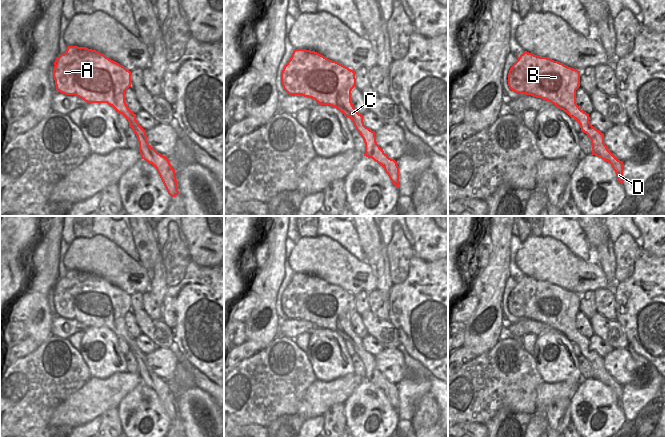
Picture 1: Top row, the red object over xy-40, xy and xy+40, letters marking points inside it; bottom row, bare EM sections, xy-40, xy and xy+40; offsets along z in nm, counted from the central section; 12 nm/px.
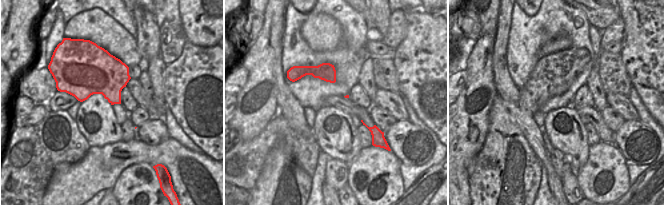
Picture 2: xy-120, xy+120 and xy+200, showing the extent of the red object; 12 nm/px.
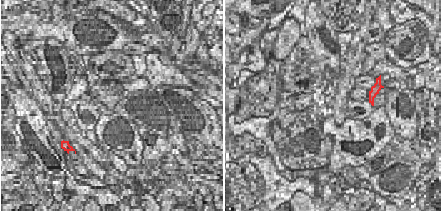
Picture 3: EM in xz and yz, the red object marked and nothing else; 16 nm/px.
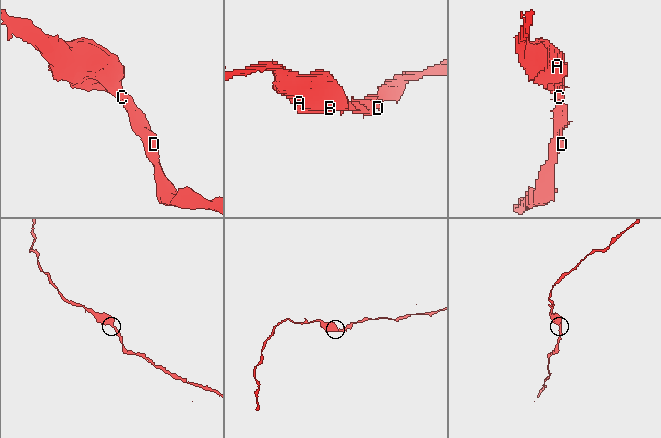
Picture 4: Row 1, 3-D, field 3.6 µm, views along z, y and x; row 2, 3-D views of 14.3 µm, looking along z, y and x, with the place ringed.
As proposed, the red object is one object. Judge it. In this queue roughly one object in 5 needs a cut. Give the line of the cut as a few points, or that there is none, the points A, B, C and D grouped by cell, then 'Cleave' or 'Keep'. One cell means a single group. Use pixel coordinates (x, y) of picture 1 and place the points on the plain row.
No split. Groups: A B C D. Keep.

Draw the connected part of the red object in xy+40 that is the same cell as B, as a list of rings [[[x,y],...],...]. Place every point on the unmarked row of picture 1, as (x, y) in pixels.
[[[524,275],[509,294],[508,310],[516,317],[549,325],[574,342],[580,348],[581,355],[591,364],[592,379],[610,387],[617,405],[623,407],[623,386],[608,374],[604,358],[591,349],[589,338],[576,327],[580,295]]]

